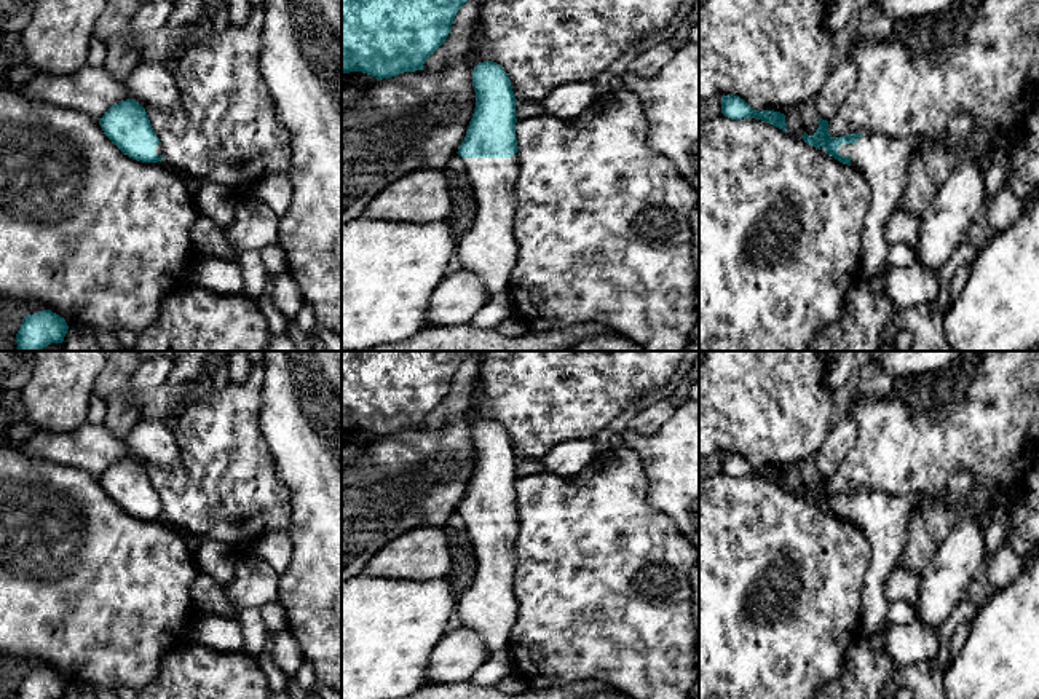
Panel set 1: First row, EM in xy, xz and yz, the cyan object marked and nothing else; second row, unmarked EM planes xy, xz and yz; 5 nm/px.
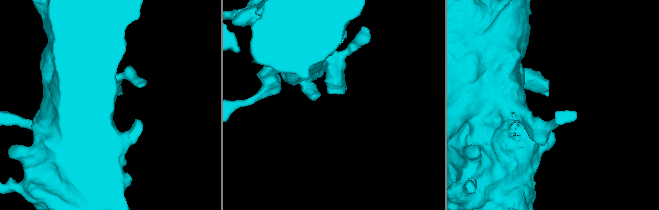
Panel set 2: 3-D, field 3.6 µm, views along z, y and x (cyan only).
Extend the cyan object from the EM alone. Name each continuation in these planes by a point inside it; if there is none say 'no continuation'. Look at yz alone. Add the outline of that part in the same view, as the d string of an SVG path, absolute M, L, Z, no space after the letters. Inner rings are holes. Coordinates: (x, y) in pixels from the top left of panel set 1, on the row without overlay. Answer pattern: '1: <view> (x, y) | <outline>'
1: yz (883, 519) | M863 492L855 501L841 501L838 511L851 515L871 549L871 562L862 590L862 635L868 637L889 622L884 582L900 567L908 527L921 509L918 495L889 496Z

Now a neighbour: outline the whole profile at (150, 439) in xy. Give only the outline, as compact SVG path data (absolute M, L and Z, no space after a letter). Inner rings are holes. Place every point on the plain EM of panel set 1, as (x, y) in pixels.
M139 420L129 431L126 442L142 460L160 466L179 463L179 447L169 428L158 420Z

